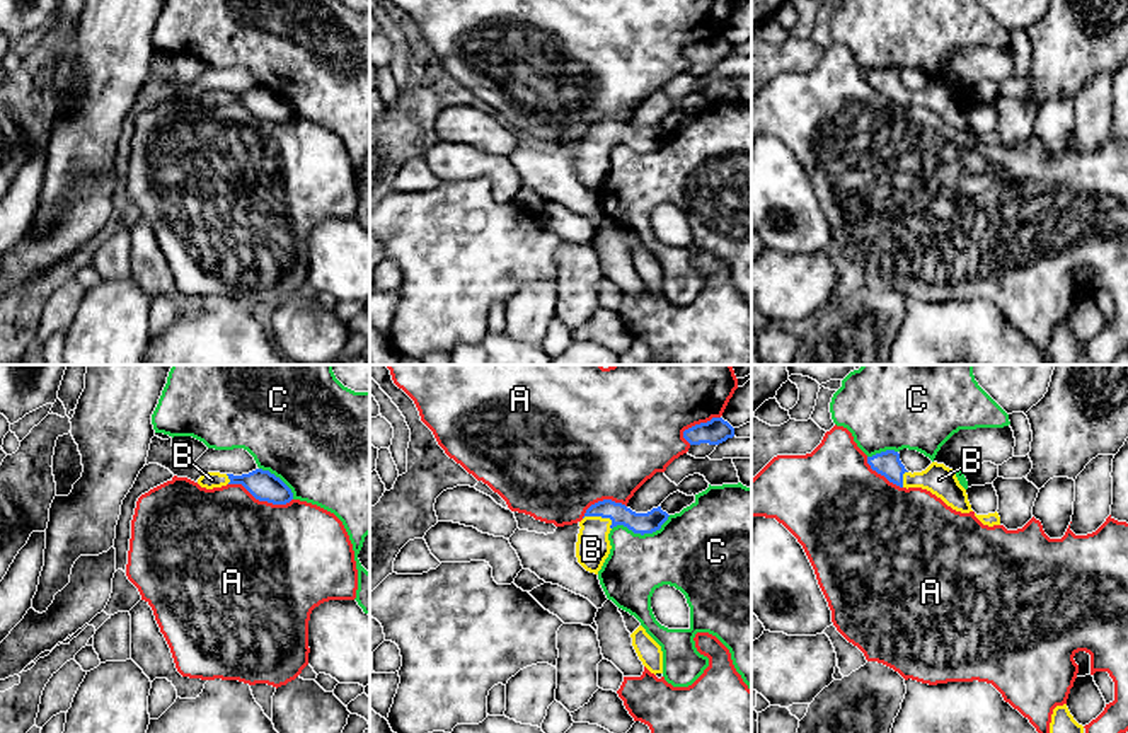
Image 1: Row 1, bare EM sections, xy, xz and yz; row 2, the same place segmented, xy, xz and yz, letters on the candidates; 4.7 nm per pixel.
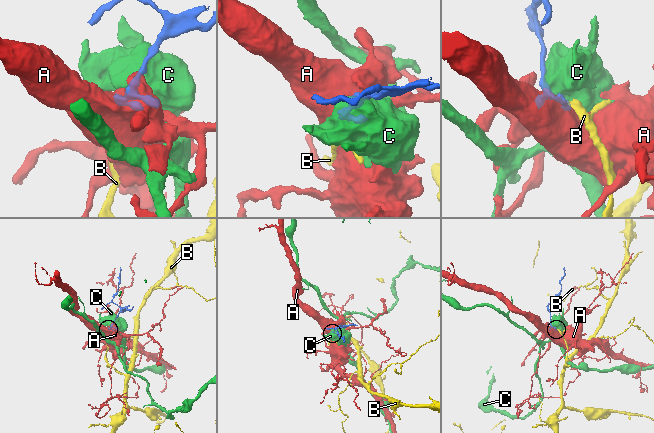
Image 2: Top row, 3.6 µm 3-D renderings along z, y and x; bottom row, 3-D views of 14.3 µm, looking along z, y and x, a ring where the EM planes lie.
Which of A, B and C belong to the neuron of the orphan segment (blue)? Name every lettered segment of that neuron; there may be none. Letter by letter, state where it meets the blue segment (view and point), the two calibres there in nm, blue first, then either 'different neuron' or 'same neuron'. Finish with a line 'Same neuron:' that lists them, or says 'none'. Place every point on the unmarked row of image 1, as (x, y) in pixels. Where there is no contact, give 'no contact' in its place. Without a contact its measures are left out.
A: contact xy (261, 118); calibres 140 and 500 nm; different neuron
B: contact xz (598, 133); calibres 100 and 160 nm; same neuron
C: contact xz (641, 152); calibres 100 and 360 nm; different neuron
Same neuron: B

